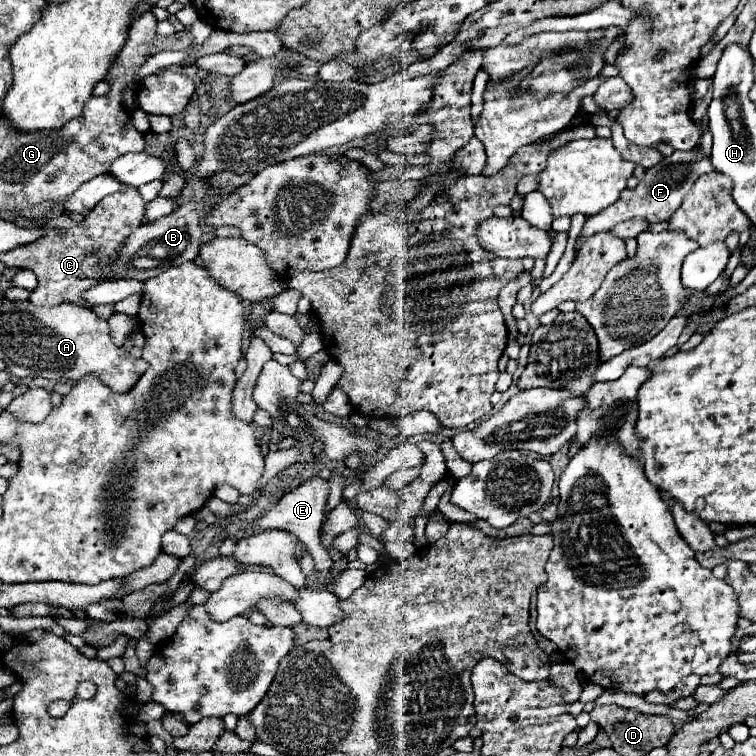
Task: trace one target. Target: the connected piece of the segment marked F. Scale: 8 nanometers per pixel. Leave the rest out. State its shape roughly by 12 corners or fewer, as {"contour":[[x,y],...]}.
{"contour":[[699,148],[683,162],[649,168],[635,190],[587,218],[583,238],[633,216],[669,220],[699,174]]}

